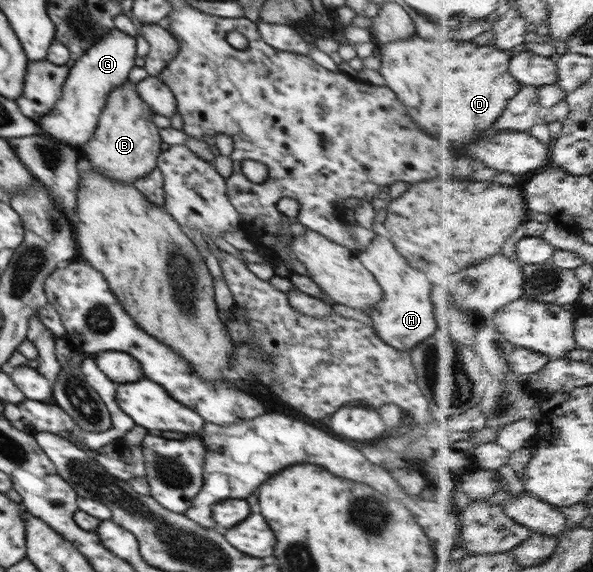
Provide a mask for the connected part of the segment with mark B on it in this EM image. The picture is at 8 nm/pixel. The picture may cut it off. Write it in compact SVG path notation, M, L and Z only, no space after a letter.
M126 80L112 89L100 113L96 130L82 148L94 170L120 182L134 182L150 174L157 167L163 141L159 128L152 120L153 114L150 106L137 93L136 84Z

